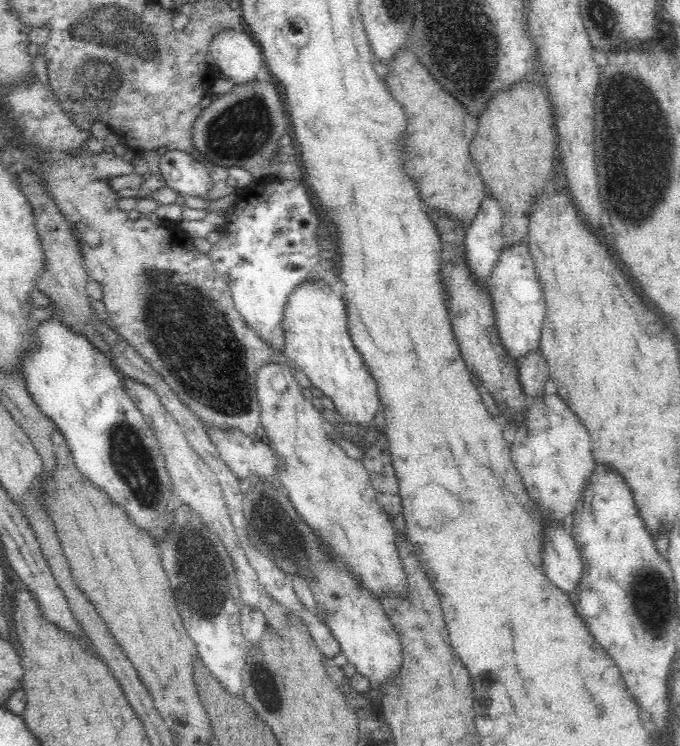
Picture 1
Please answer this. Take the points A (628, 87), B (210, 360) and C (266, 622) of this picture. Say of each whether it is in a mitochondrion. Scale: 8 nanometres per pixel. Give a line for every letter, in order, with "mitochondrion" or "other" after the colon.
A: mitochondrion
B: mitochondrion
C: other

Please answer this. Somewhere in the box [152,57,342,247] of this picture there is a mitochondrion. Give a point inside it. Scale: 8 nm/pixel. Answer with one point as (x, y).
(235, 133)

